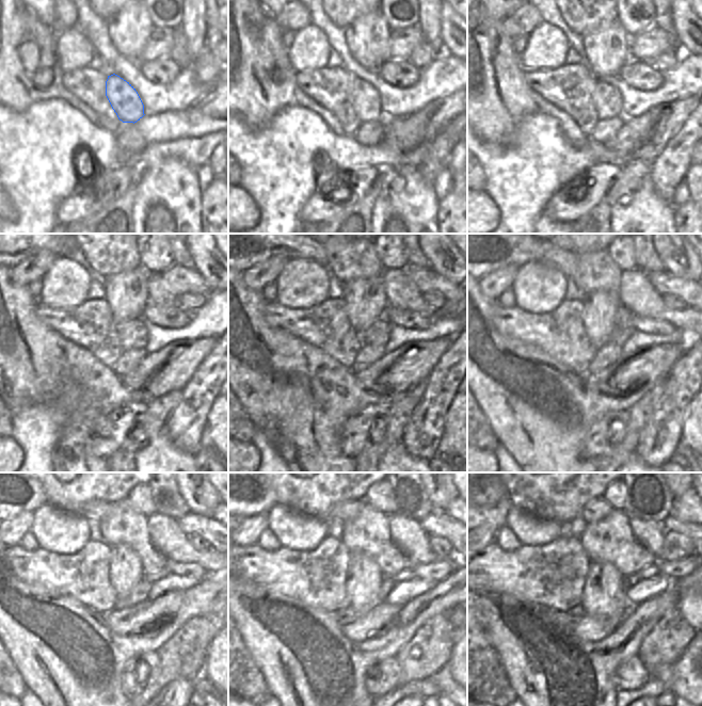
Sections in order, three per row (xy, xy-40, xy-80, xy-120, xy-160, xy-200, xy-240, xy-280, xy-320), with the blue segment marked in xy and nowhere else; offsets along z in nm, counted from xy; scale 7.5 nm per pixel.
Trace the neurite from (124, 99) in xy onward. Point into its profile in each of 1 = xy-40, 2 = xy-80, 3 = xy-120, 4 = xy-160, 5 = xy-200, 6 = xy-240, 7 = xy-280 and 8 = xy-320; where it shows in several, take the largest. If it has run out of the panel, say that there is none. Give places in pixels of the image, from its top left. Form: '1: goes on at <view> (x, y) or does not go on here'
1: goes on at xy-40 (366, 99)
2: goes on at xy-80 (607, 99)
3: goes on at xy-120 (132, 334)
4: goes on at xy-160 (378, 334)
5: goes on at xy-200 (620, 335)
6: goes on at xy-240 (163, 573)
7: goes on at xy-280 (407, 574)
8: goes on at xy-320 (653, 571)

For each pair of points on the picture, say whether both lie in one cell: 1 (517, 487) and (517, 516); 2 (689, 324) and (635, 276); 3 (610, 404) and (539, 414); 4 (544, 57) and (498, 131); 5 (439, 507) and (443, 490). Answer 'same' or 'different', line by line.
1: different
2: same
3: same
4: different
5: same

